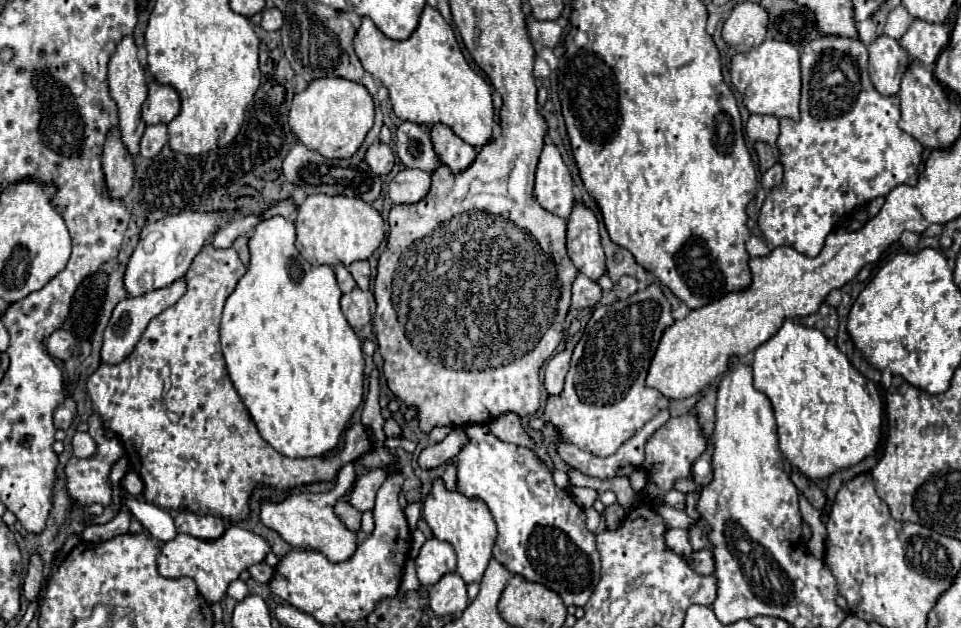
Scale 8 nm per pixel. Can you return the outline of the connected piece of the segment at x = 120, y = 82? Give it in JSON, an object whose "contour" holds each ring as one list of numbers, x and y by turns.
{"contour":[[126,36,118,44,118,48,116,48,116,52,114,52,112,60,110,60,110,66,108,66,108,86,110,86,110,96,112,96,112,100,118,106,120,140,128,148,128,152,132,156,138,156,140,154,140,138,142,138,144,128,146,128,144,120,140,118,140,106,142,106,142,100,146,100,146,72,144,72,144,68,138,62,136,44,134,44,132,36]]}

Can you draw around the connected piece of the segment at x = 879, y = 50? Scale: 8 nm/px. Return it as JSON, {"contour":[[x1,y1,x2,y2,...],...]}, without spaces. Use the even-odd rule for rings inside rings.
{"contour":[[882,34,868,46,868,54,870,54,868,72,874,88,882,96,896,94,900,88,900,80,908,64,912,62,908,52,898,44,898,40]]}

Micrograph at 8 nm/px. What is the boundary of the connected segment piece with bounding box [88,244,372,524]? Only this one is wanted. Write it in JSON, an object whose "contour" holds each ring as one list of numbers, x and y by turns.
{"contour":[[206,244,186,274,186,294,174,306,150,320,134,352,124,362,116,366,100,364,100,368,88,380,92,408,98,412,104,426,116,432,132,468,140,472,144,482,142,496,146,502,166,510,182,508,196,514,212,514,232,524,250,516,248,498,258,486,266,484,276,490,292,490,304,484,334,480,342,466,356,462,372,450,372,440,362,422,350,424,342,432,344,448,340,452,332,450,320,458,286,458,260,436,250,412,246,410,228,376,218,336,222,306,244,274,246,266,240,262,234,248,218,250,212,244]]}

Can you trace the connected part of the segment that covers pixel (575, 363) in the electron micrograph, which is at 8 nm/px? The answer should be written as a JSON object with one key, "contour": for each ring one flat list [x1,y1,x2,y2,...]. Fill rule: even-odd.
{"contour":[[648,286,624,302,604,306,604,312,598,306,574,348,562,394,548,396,544,414,534,418,530,426,542,430,546,424,552,424,560,436,580,450,588,450,600,458,614,454,648,420,670,406,670,398,646,386,646,374,662,332,672,322,670,302,658,286]]}

